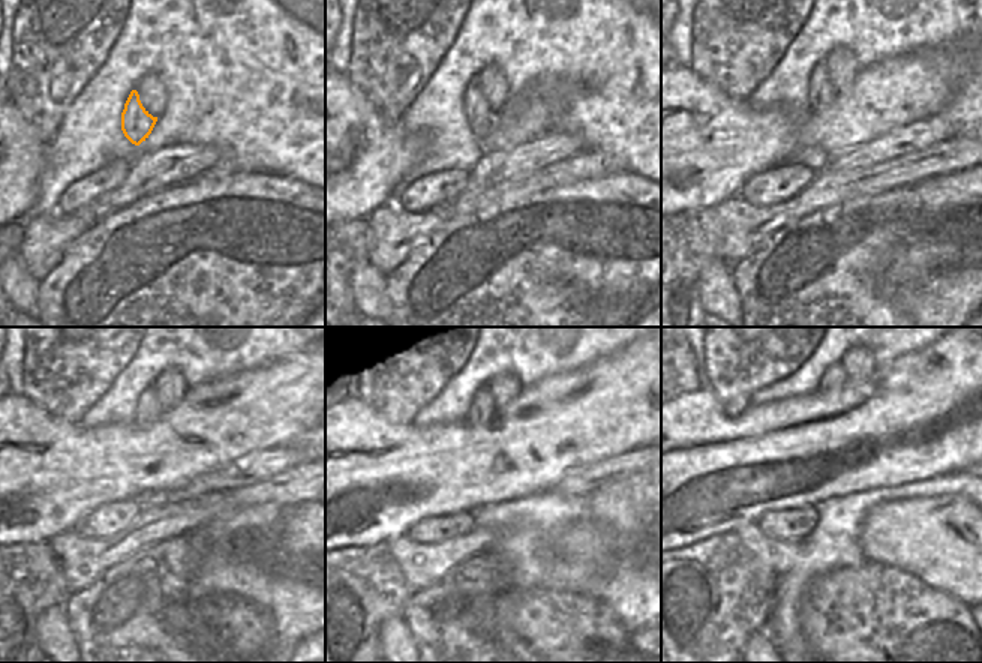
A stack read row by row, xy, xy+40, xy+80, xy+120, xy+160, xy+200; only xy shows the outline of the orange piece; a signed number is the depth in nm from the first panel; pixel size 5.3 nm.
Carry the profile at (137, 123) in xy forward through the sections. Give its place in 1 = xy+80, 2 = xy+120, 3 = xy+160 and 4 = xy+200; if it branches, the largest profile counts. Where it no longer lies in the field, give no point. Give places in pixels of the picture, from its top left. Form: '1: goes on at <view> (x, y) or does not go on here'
1: goes on at xy+80 (820, 92)
2: goes on at xy+120 (149, 408)
3: goes on at xy+160 (483, 408)
4: goes on at xy+200 (835, 375)

